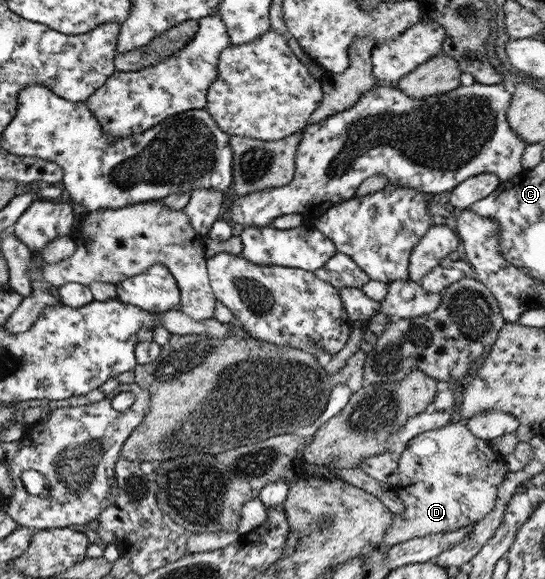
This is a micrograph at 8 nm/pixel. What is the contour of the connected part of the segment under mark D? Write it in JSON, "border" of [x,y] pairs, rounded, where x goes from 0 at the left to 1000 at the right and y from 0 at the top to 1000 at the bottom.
{"border":[[[850,729],[763,751],[732,793],[734,826],[719,839],[738,862],[741,883],[723,891],[703,941],[730,941],[760,927],[837,917],[870,907],[910,874],[914,839],[932,820],[927,788],[870,753]]]}

